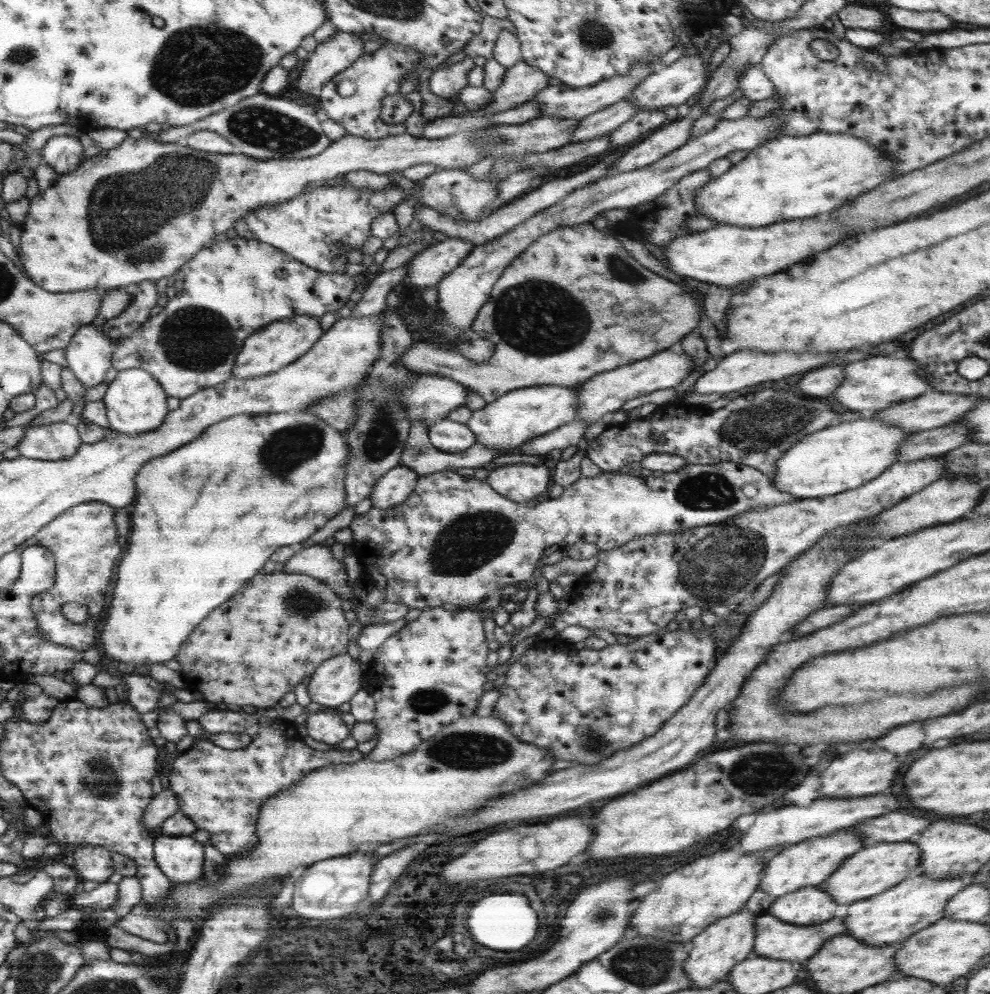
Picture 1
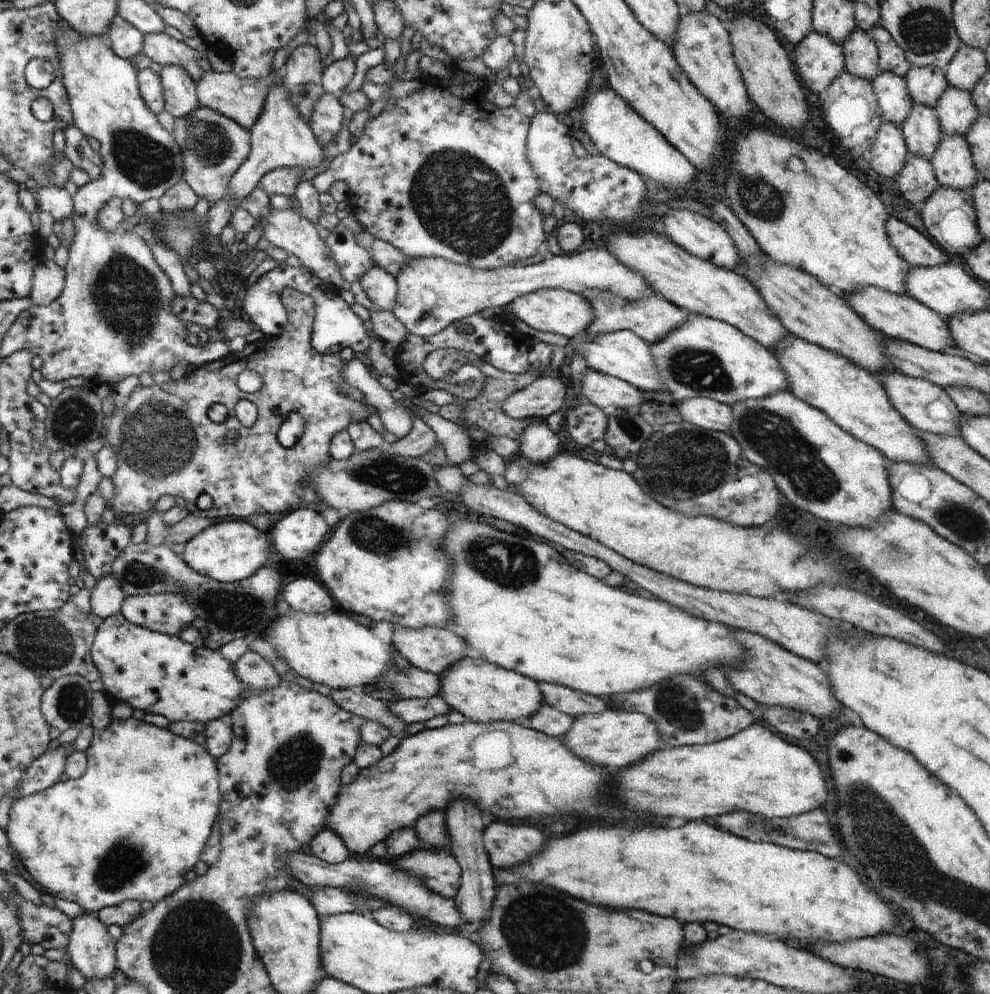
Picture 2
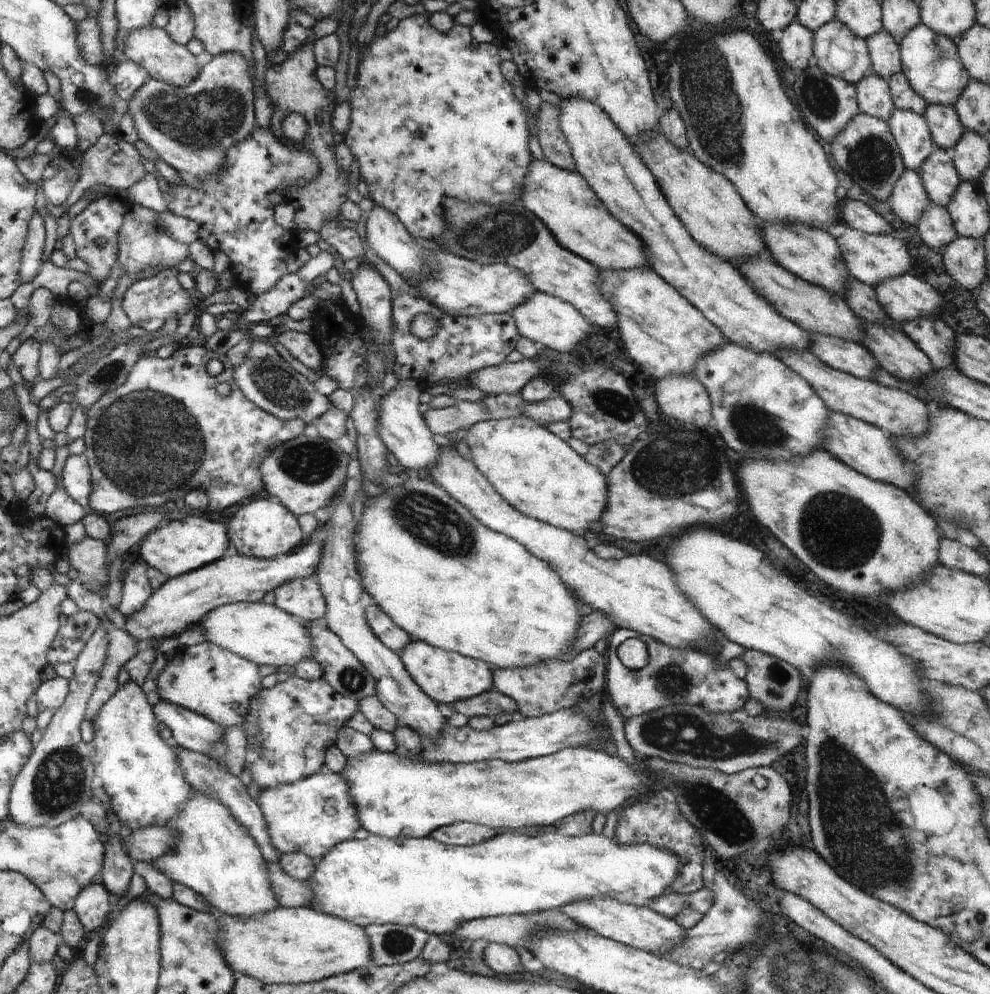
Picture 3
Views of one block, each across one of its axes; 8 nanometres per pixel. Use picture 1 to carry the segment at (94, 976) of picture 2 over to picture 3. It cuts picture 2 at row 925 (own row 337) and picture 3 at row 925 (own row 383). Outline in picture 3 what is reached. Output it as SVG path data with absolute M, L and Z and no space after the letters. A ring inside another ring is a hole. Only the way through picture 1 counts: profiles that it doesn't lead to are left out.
M89 884L75 896L71 910L75 913L84 932L93 932L99 928L109 914L109 894L103 884Z

